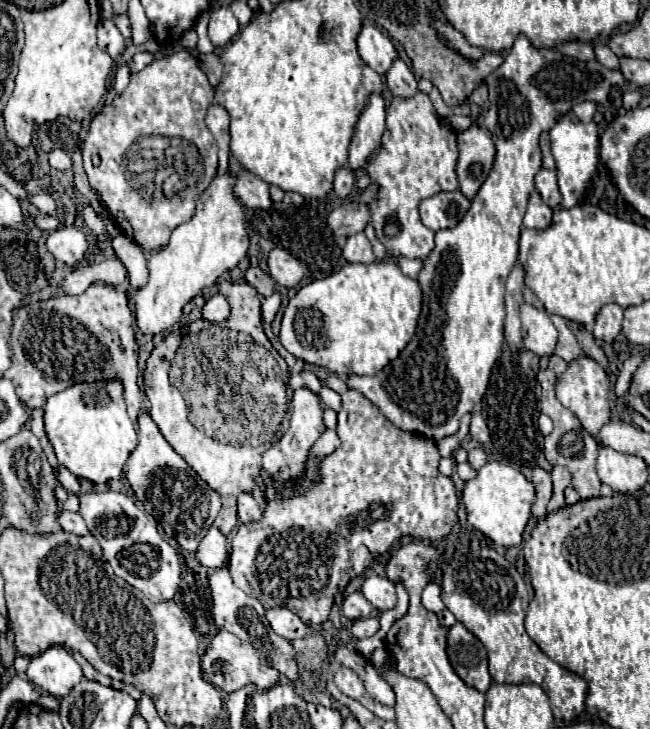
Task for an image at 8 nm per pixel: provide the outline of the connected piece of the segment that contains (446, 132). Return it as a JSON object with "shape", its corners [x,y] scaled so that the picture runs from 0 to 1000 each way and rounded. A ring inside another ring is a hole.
{"shape":[[[643,126],[628,137],[603,137],[594,156],[588,200],[563,228],[572,250],[582,252],[582,266],[569,277],[572,310],[600,351],[649,357],[665,346],[668,318],[649,307],[643,280],[674,263],[705,261],[702,219],[702,181],[677,167],[658,129]]]}

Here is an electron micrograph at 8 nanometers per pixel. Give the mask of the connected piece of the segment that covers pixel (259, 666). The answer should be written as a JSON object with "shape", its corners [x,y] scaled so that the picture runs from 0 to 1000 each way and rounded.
{"shape":[[[345,864],[326,875],[326,881],[311,903],[311,919],[314,919],[314,930],[323,938],[342,944],[345,949],[363,949],[372,941],[378,941],[382,936],[394,936],[397,947],[412,947],[412,944],[425,941],[434,927],[422,914],[415,914],[409,908],[409,900],[397,889],[391,889],[388,881],[369,878],[366,872],[345,867]]]}

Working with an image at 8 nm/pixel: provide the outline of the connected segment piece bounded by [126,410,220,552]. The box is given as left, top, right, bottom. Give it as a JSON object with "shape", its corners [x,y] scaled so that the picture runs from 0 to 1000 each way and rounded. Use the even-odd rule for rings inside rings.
{"shape":[[[225,562],[212,571],[212,612],[194,634],[194,656],[222,700],[258,727],[280,754],[298,757],[338,702],[338,680],[268,620]]]}

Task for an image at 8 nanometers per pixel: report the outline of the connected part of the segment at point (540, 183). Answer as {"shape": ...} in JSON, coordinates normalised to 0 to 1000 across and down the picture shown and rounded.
{"shape":[[[834,230],[828,239],[825,239],[825,258],[834,269],[834,274],[852,285],[865,277],[865,266],[858,261],[858,250],[855,250],[855,233],[840,233]]]}

